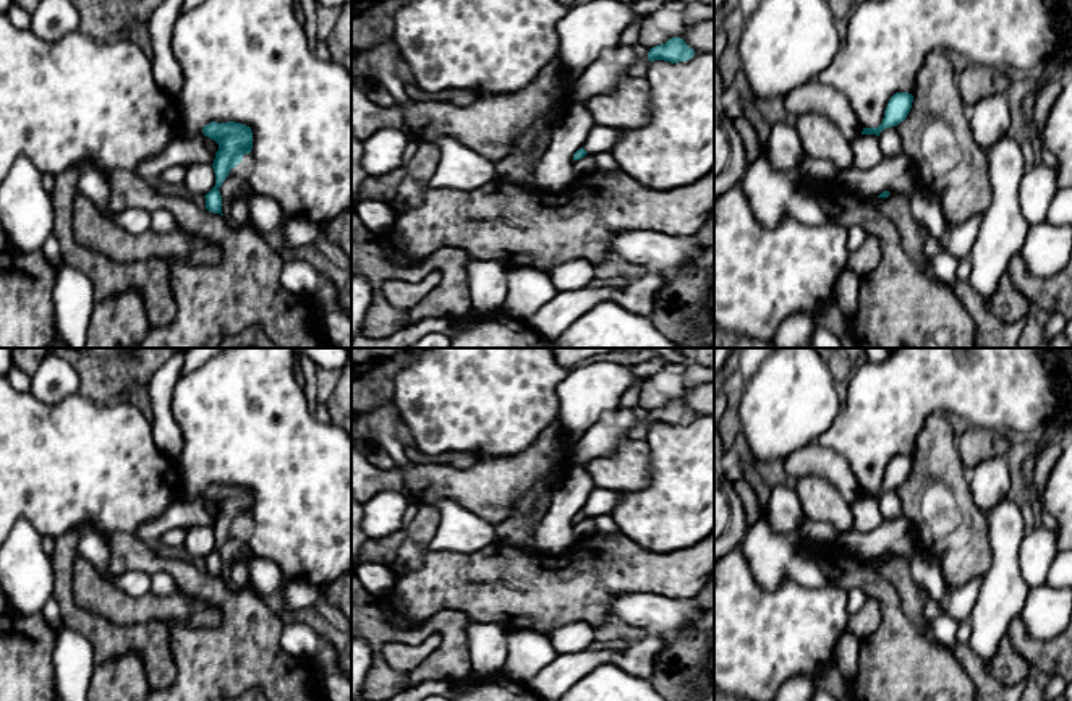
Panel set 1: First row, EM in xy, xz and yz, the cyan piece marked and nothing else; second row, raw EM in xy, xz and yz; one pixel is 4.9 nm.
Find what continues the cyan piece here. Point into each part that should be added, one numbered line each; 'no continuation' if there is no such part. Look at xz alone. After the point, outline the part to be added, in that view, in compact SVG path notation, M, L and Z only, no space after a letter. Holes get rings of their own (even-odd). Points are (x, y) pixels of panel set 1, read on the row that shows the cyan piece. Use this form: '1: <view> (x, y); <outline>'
no continuation

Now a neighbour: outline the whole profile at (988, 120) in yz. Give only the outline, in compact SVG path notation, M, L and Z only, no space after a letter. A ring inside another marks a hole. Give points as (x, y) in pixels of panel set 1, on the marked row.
M1006 91L981 99L967 112L973 141L988 151L1010 126L1010 104Z

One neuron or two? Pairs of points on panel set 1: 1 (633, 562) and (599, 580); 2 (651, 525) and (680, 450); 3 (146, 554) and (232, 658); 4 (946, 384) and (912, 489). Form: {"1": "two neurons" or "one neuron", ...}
{"1": "one neuron", "2": "one neuron", "3": "one neuron", "4": "two neurons"}

